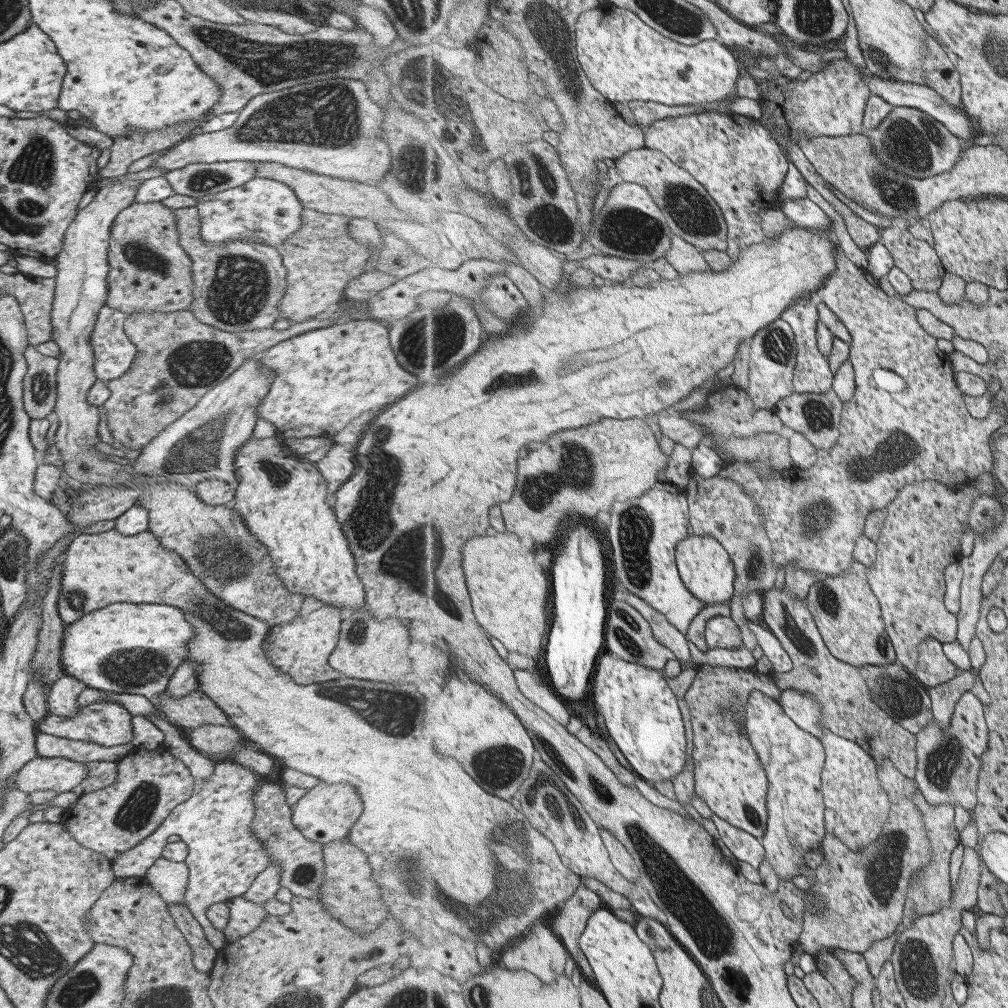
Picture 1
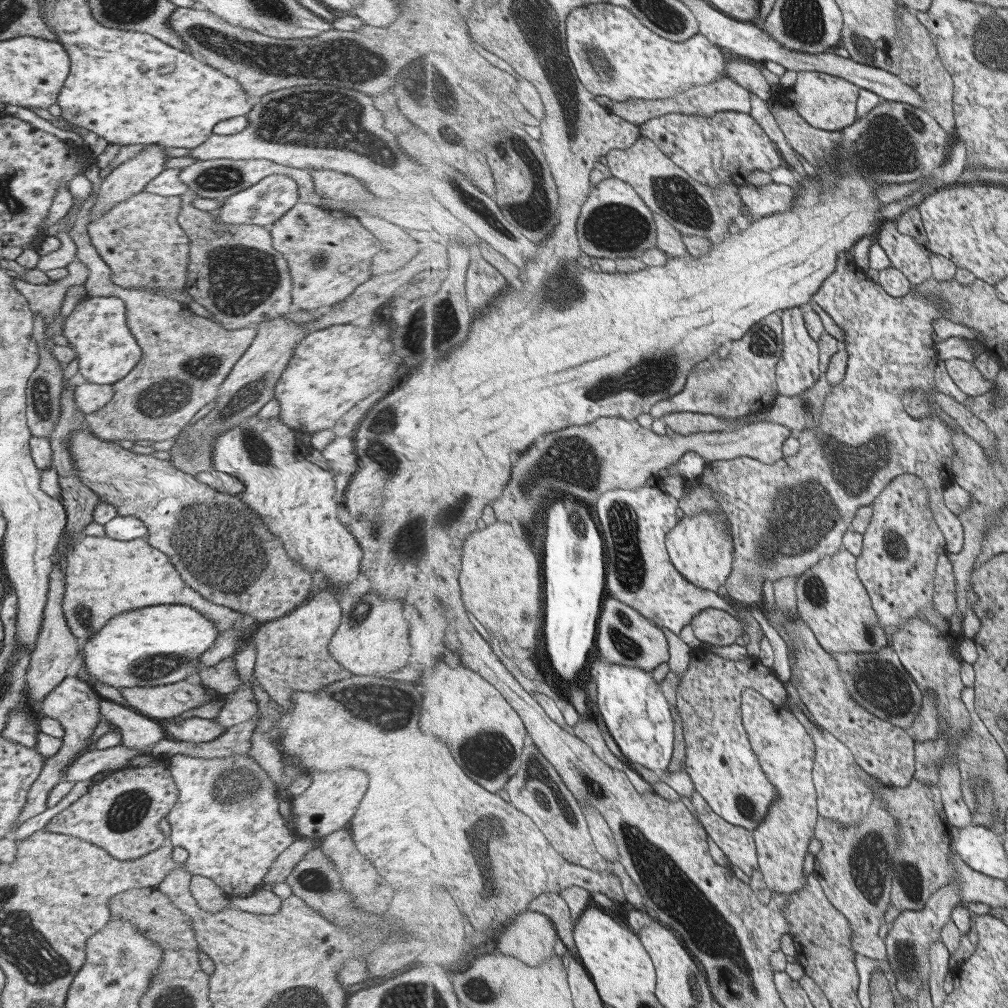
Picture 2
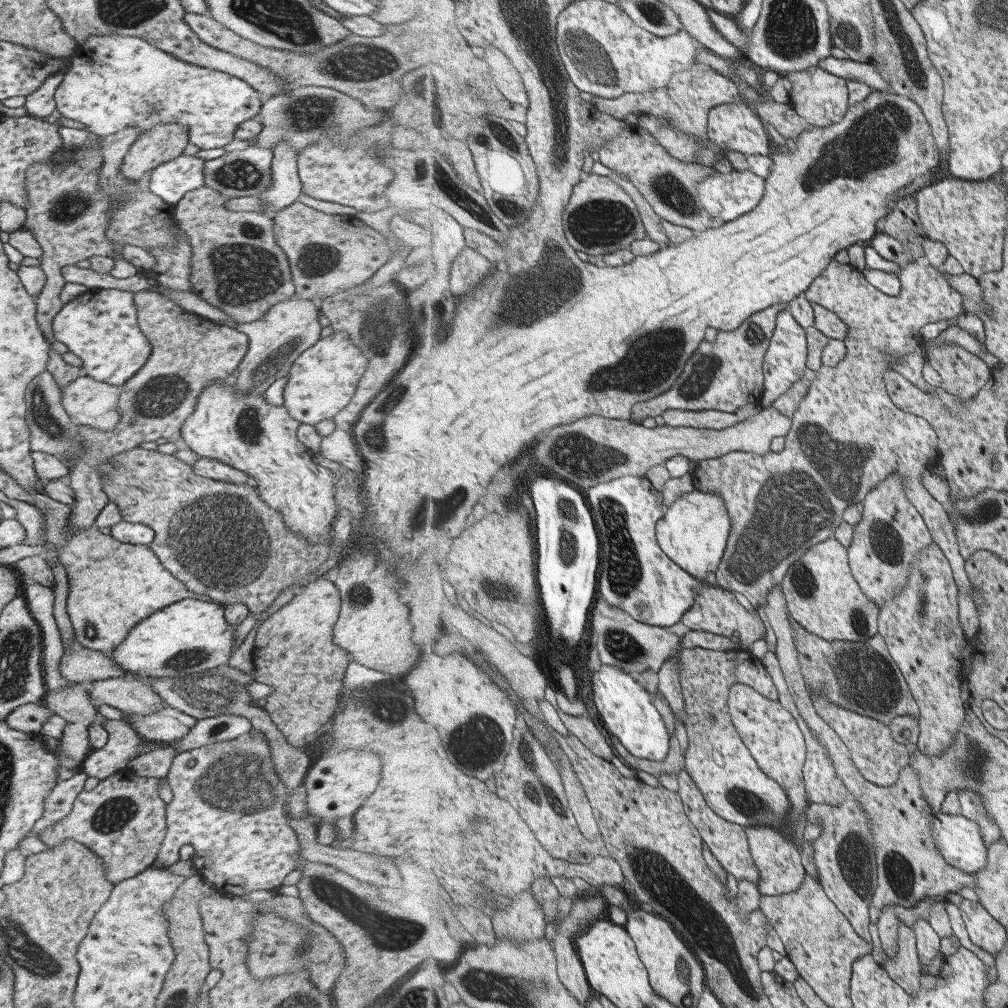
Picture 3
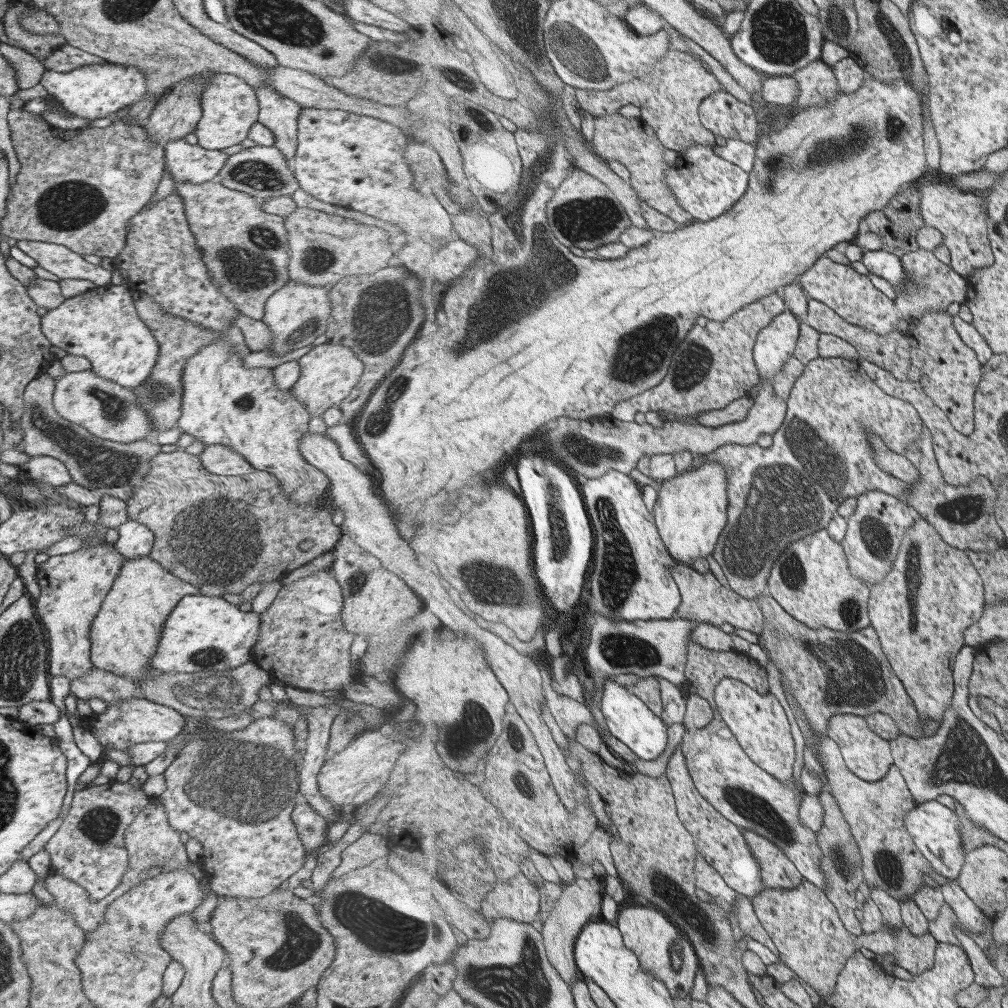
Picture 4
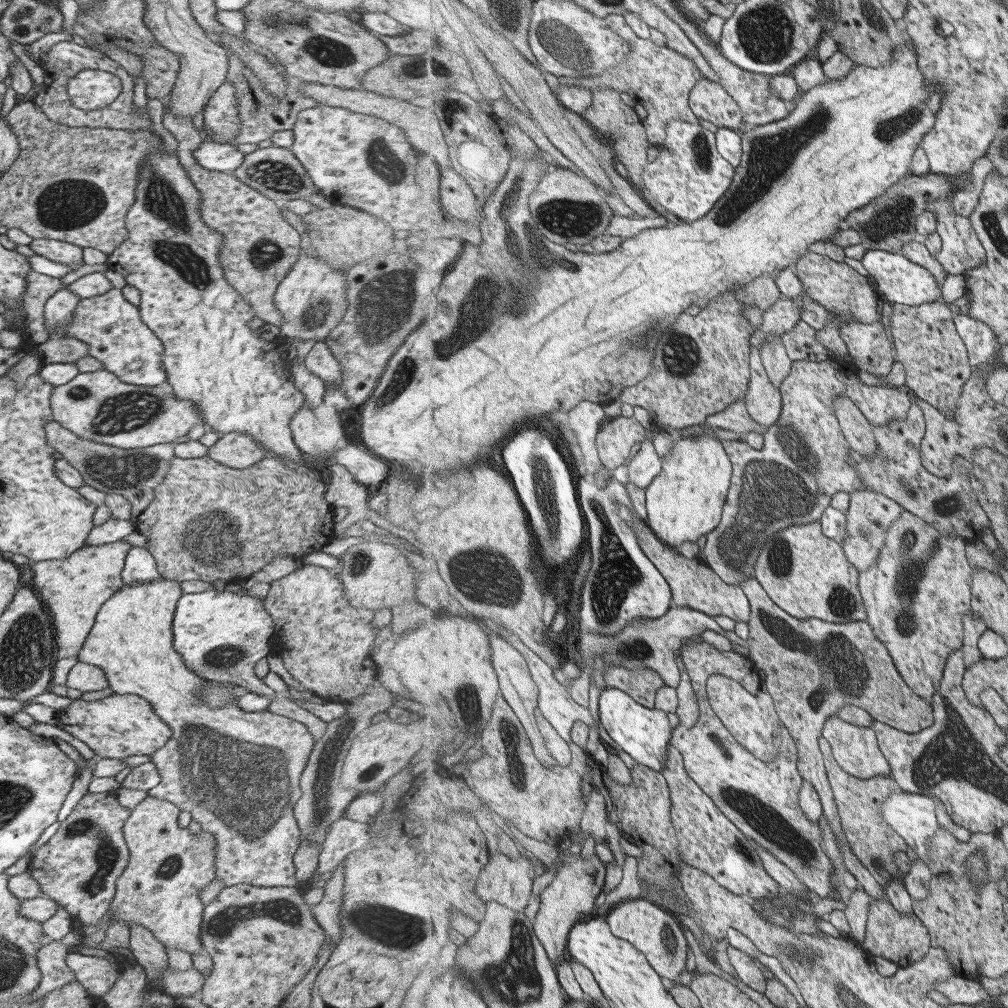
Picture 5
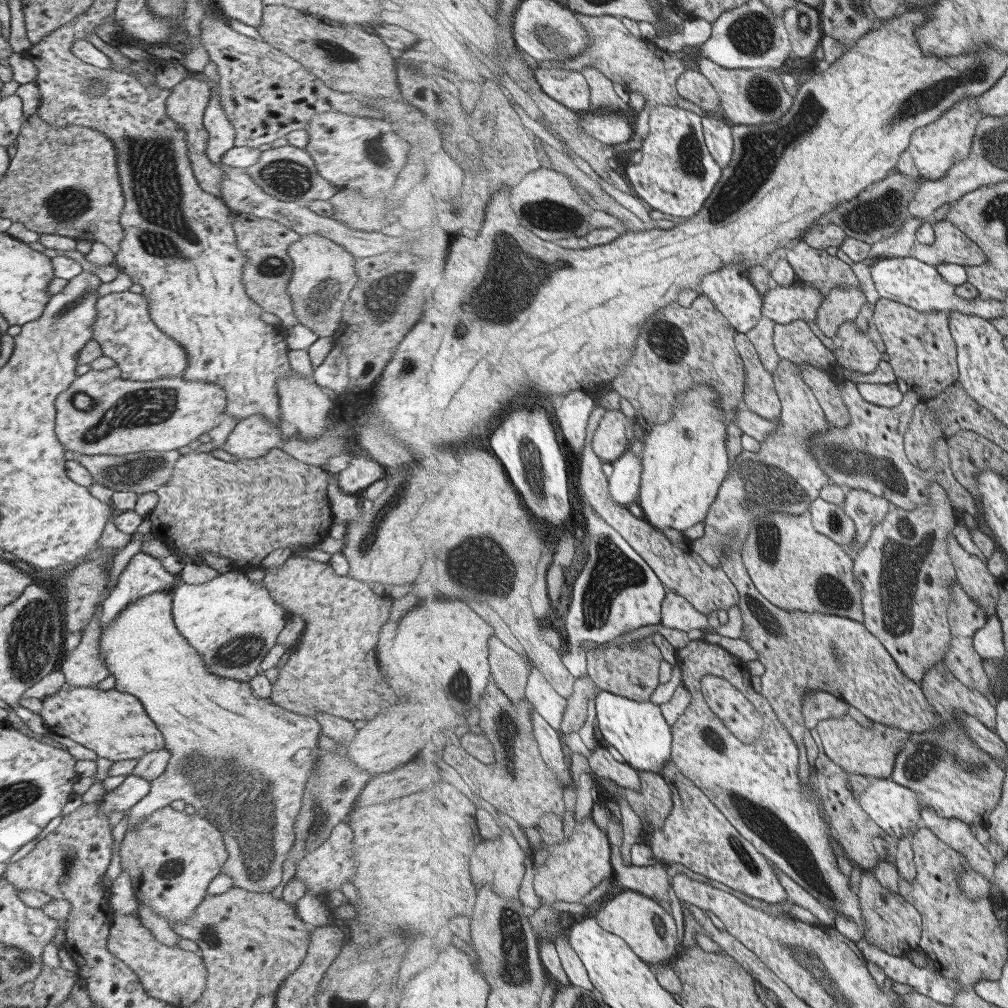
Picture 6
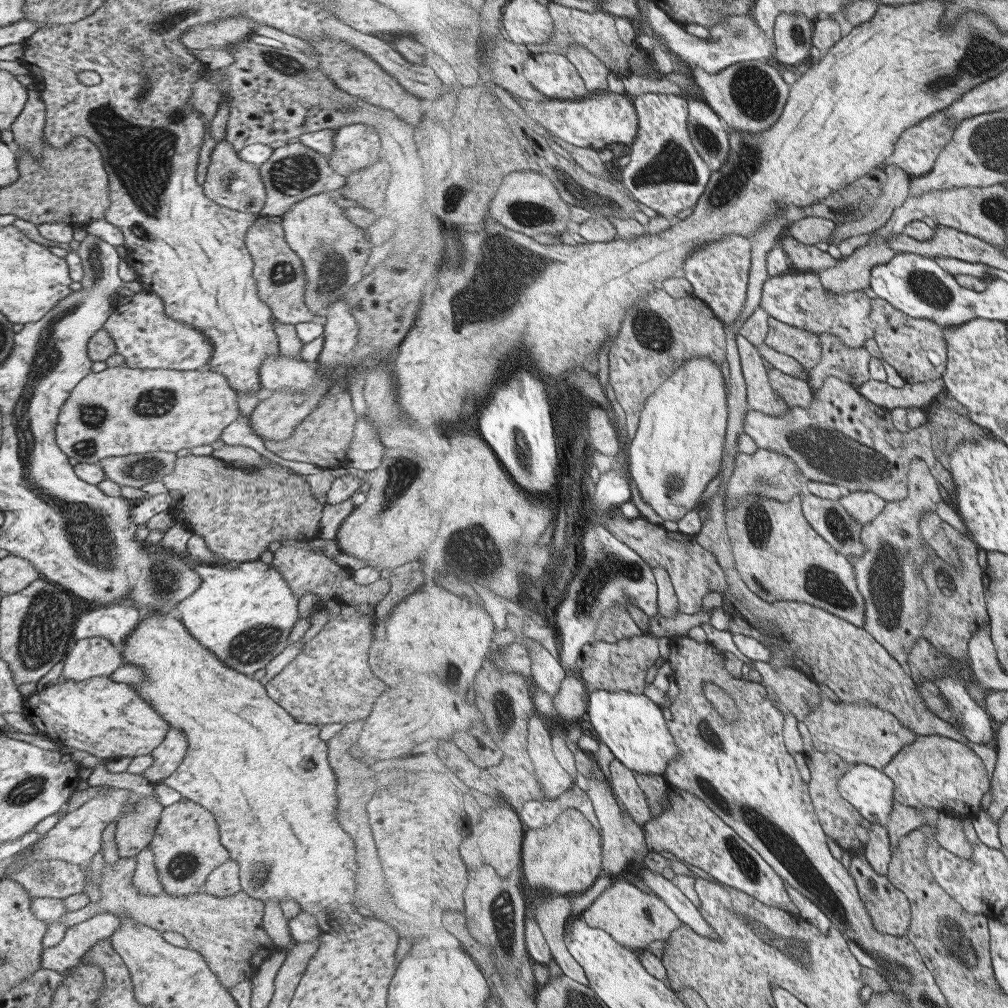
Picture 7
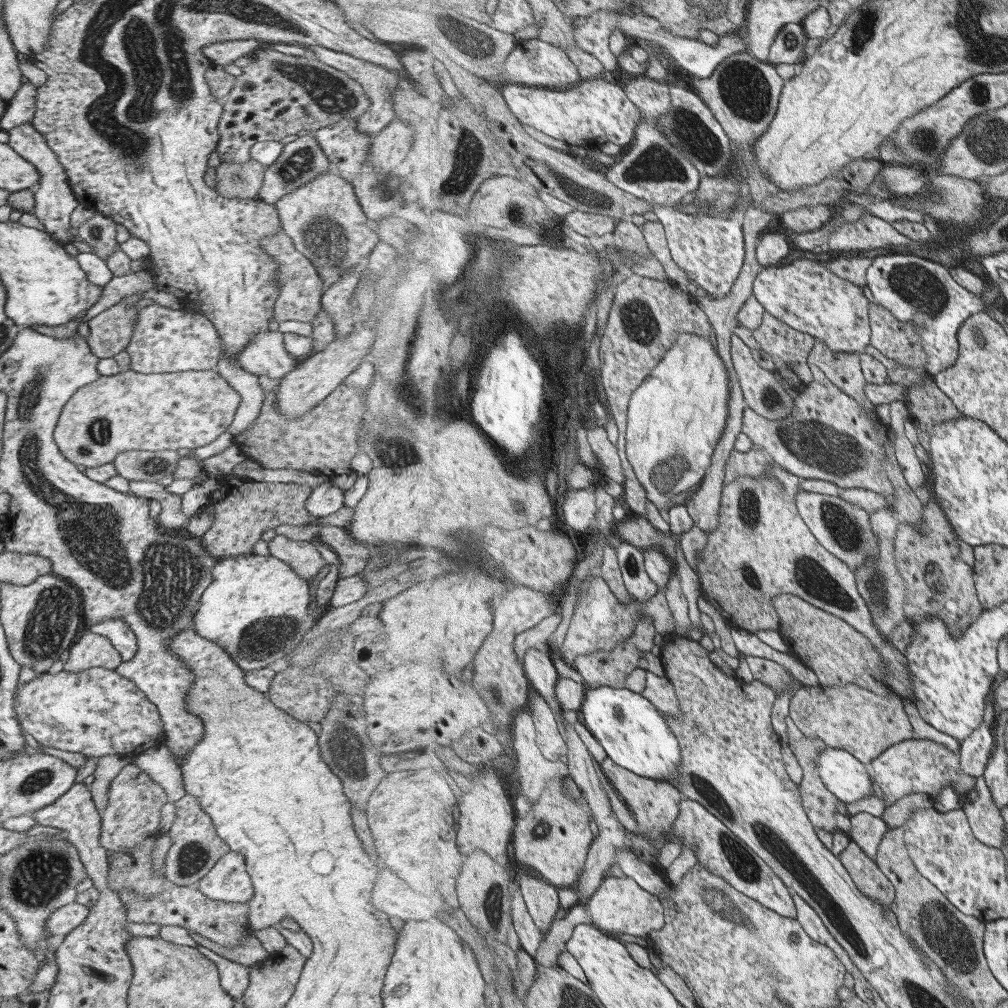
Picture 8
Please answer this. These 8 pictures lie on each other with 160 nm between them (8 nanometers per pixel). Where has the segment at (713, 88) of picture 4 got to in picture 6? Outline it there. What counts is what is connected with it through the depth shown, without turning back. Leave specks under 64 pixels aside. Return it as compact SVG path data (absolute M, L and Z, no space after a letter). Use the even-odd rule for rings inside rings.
M576 13L576 15L588 32L588 48L582 54L565 62L564 68L581 73L584 68L594 66L613 82L623 84L627 91L637 92L645 98L646 107L643 112L638 113L634 121L636 131L633 138L629 142L615 145L616 152L627 149L639 151L644 140L649 136L651 106L657 104L677 106L677 100L680 97L678 80L688 70L687 66L683 64L683 60L659 49L652 41L634 35L620 17L589 16L581 13Z

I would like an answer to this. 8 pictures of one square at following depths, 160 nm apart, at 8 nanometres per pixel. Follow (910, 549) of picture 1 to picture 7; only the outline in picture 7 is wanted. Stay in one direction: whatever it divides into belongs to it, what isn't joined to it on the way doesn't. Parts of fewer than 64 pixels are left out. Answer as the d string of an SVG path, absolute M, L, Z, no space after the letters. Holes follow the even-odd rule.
M869 491L846 492L839 501L852 513L852 517L863 525L875 522L889 503L884 497Z

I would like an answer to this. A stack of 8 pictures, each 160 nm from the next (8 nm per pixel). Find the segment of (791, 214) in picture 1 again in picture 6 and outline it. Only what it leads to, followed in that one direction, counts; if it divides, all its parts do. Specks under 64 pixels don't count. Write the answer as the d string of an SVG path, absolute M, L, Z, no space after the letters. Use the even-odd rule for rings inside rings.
M665 104L651 106L650 132L641 152L641 161L627 170L629 182L645 203L669 217L691 219L697 215L723 177L723 169L708 147L703 118L683 108Z

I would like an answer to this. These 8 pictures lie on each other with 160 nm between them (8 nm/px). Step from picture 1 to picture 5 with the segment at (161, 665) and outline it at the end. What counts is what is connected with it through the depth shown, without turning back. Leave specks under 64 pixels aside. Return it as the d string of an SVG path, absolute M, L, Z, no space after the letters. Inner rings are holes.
M214 588L195 593L182 593L174 610L170 629L172 630L173 651L181 655L185 669L189 669L201 680L229 682L248 692L261 695L269 699L269 702L272 701L275 692L262 680L256 678L253 671L255 663L265 658L270 652L273 634L272 620L263 608L262 600L248 595L247 589L241 594L231 593L225 589L222 592L215 591Z

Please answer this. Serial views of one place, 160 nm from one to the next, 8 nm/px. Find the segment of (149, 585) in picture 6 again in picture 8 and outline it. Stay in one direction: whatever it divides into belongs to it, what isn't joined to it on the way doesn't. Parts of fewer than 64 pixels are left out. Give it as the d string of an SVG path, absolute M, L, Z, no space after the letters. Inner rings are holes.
M111 617L98 623L91 623L85 632L99 634L109 640L113 649L117 650L123 663L135 658L137 645L136 636L119 617Z

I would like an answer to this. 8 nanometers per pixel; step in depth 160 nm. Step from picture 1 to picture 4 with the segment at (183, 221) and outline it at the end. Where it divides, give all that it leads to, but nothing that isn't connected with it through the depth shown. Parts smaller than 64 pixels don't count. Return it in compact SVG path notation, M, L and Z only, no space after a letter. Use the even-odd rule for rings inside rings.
M216 180L201 184L179 183L175 192L183 201L185 220L212 282L241 315L261 321L267 298L289 281L287 231L283 217L263 212L260 200L225 188Z

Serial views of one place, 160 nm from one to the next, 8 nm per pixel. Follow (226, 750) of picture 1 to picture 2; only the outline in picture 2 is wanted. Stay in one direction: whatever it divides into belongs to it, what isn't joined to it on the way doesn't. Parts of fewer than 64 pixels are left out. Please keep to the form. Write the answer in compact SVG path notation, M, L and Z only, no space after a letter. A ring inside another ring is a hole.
M187 718L177 723L160 722L165 738L173 741L209 742L217 738L224 728L205 718Z

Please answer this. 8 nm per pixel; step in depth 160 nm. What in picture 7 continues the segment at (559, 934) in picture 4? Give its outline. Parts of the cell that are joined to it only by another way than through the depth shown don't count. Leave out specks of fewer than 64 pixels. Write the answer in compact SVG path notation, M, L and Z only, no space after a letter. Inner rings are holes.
M568 808L555 823L544 828L527 828L523 874L534 891L569 896L589 890L602 874L602 833L586 813Z

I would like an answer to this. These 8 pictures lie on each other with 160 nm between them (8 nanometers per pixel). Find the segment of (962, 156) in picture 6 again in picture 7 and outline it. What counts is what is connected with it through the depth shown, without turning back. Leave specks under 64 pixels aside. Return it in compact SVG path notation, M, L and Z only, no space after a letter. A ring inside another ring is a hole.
M945 110L936 112L929 119L923 120L904 132L896 144L896 152L890 156L886 164L897 164L913 177L925 177L933 171L933 166L940 159L940 154L946 146L953 142L959 126L960 124L956 123Z

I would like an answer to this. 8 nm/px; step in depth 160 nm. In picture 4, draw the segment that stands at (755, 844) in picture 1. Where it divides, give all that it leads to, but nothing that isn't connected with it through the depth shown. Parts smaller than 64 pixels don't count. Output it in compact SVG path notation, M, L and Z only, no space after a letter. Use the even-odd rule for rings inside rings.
M680 747L673 752L667 763L666 775L676 798L678 813L683 824L692 832L696 838L696 847L713 868L716 868L720 875L727 881L727 884L737 892L750 898L757 896L766 889L760 861L752 853L752 848L744 837L743 828L737 826L732 820L729 820L724 814L721 814L696 788L692 773L688 767L688 759Z

